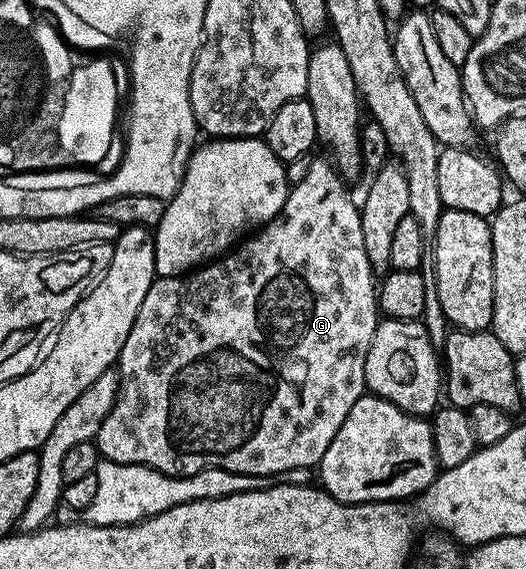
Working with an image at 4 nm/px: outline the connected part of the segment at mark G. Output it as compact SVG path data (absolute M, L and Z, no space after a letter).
M314 157L307 168L307 176L303 176L299 184L290 186L289 195L280 212L256 233L246 237L236 248L192 272L175 278L154 280L143 299L143 305L139 307L139 316L135 316L135 324L131 324L131 332L127 332L127 344L123 344L121 355L115 363L119 376L117 399L107 412L107 420L103 420L95 439L98 455L104 461L146 466L176 478L200 470L265 478L268 474L305 470L308 466L316 467L320 463L323 452L327 452L327 444L331 444L331 440L335 440L335 432L339 432L339 424L347 420L347 412L351 412L355 400L366 393L367 352L371 348L371 340L379 321L379 282L373 266L367 260L367 248L363 248L361 211L345 186L348 186L346 179L342 178L328 157Z

